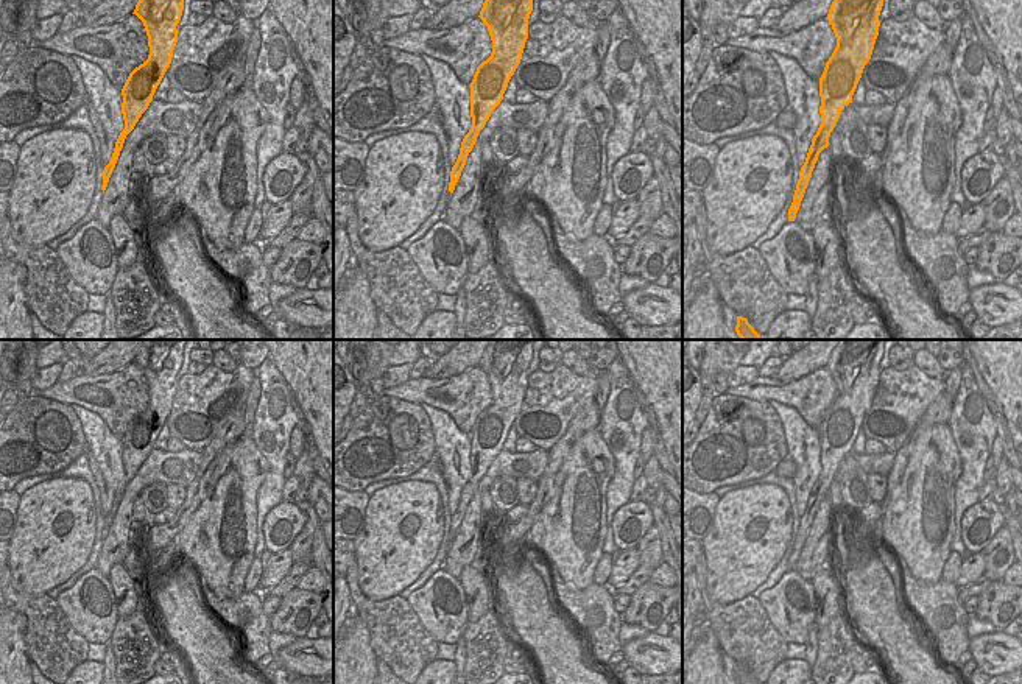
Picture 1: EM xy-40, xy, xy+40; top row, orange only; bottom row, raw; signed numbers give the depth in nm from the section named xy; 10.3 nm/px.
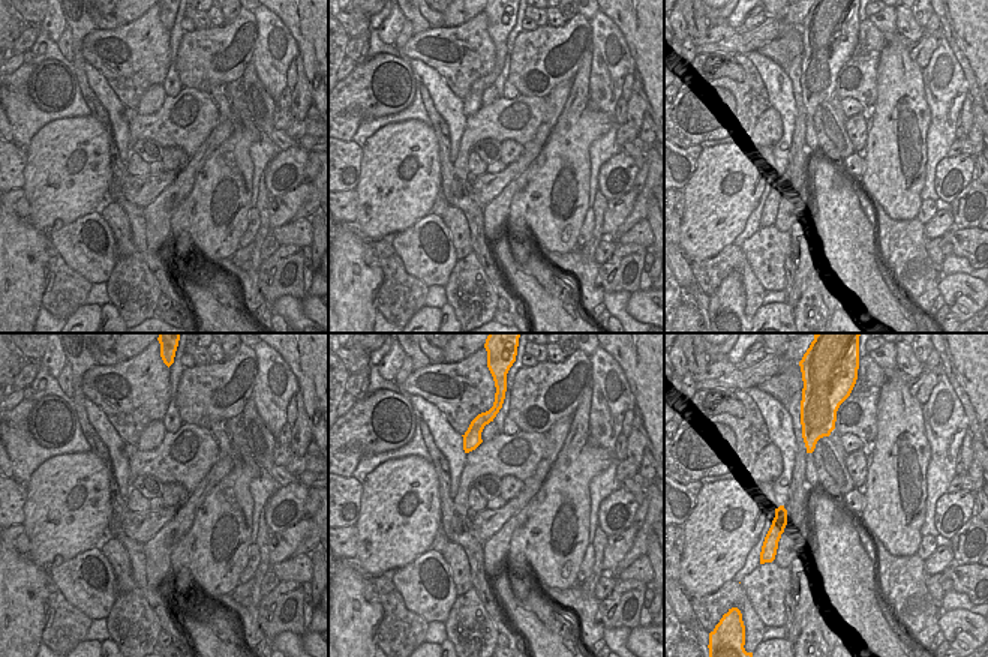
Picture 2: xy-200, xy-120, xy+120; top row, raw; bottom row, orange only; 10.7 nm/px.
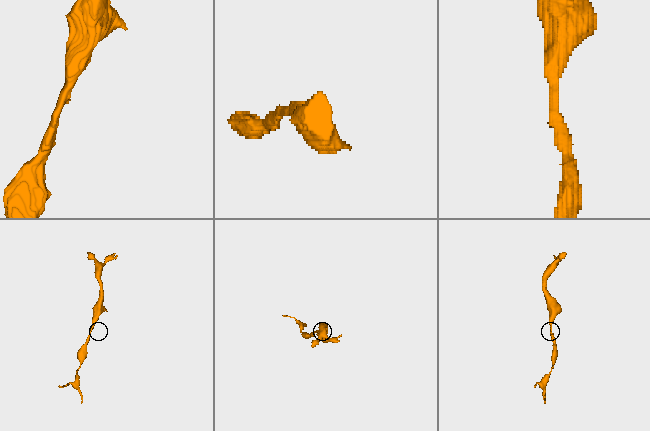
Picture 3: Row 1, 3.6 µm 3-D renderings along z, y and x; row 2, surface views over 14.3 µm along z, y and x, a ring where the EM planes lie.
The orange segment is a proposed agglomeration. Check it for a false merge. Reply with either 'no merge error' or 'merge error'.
no merge error

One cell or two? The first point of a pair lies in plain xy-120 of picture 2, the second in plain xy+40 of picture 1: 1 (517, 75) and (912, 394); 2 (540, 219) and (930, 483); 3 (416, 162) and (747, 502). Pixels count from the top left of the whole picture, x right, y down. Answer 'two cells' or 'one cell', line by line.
1: one cell
2: one cell
3: one cell

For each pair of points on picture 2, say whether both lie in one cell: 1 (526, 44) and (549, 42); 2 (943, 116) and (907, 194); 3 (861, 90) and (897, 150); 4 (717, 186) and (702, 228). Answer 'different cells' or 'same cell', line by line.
1: same cell
2: different cells
3: different cells
4: same cell

